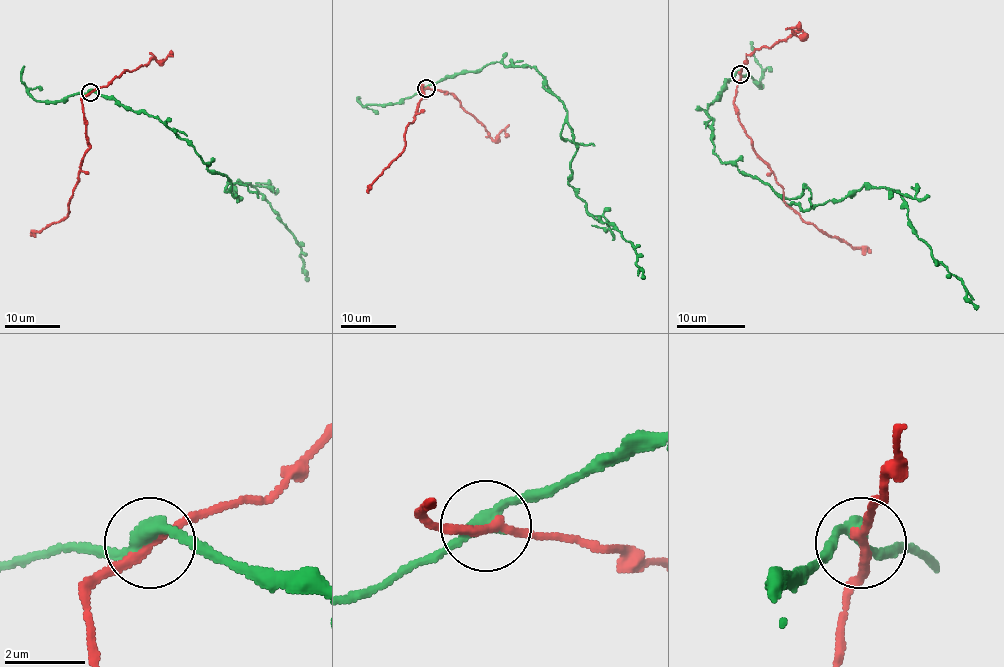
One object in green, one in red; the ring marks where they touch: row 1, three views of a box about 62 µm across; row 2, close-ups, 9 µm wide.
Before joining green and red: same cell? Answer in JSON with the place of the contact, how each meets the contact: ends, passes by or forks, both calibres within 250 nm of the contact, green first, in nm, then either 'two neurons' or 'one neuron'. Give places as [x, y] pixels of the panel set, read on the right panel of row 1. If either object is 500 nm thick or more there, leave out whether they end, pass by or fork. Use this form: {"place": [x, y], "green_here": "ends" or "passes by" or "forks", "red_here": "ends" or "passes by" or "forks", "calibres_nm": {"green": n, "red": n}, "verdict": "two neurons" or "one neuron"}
{"place": [740, 74], "green_here": "passes by", "red_here": "passes by", "calibres_nm": {"green": 320, "red": 200}, "verdict": "two neurons"}

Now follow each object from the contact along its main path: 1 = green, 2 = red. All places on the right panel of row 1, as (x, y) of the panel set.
1: (739, 74), (707, 109), (722, 162), (803, 210), (865, 184), (896, 190), (913, 231), (961, 281), (977, 310)
2: (739, 74), (734, 107), (738, 121), (751, 140), (757, 155), (782, 188), (784, 202), (805, 222), (870, 253)

